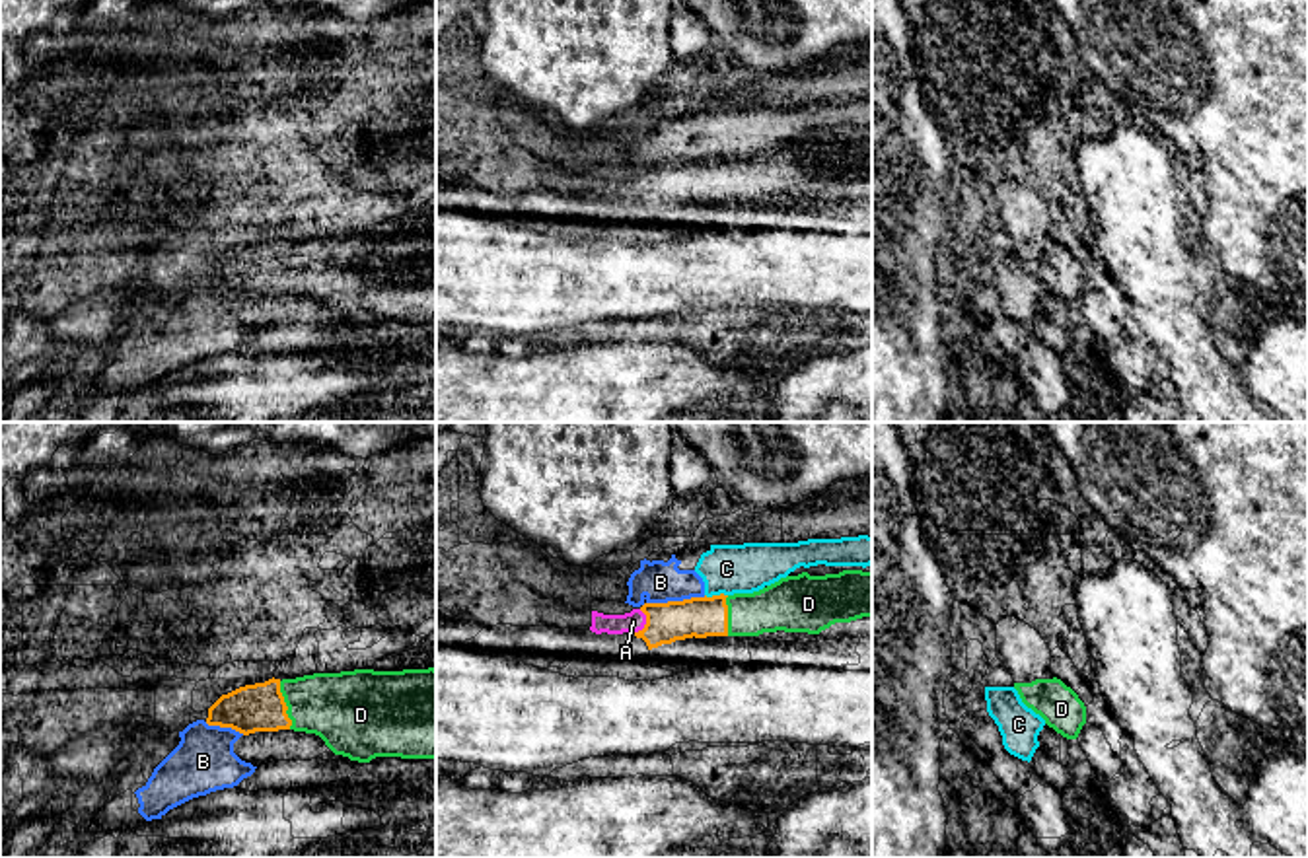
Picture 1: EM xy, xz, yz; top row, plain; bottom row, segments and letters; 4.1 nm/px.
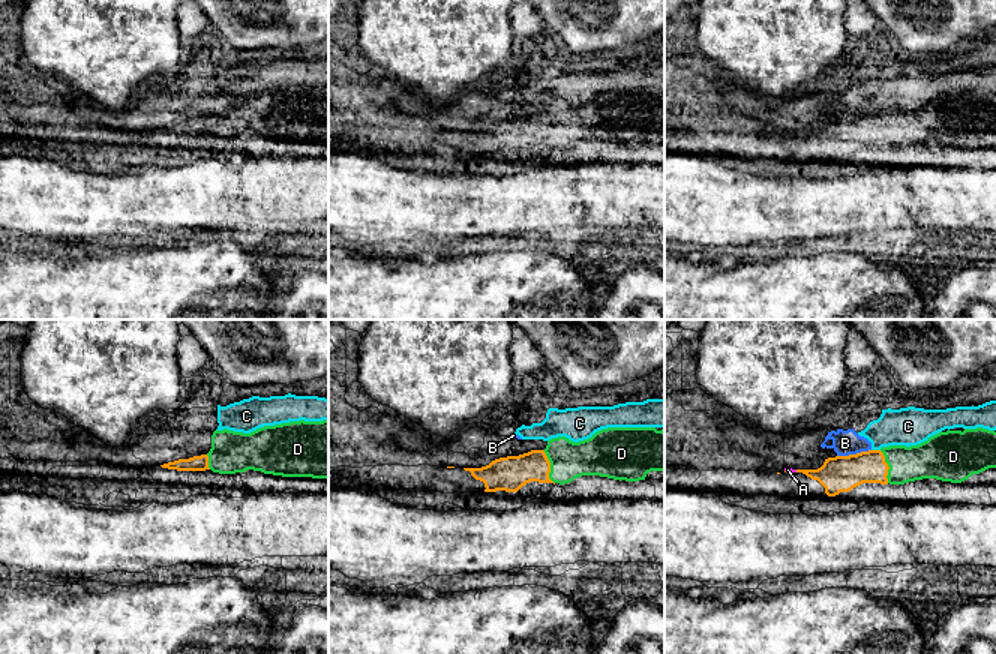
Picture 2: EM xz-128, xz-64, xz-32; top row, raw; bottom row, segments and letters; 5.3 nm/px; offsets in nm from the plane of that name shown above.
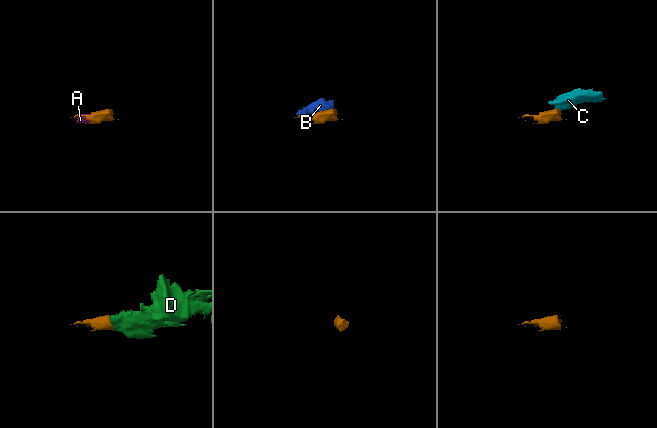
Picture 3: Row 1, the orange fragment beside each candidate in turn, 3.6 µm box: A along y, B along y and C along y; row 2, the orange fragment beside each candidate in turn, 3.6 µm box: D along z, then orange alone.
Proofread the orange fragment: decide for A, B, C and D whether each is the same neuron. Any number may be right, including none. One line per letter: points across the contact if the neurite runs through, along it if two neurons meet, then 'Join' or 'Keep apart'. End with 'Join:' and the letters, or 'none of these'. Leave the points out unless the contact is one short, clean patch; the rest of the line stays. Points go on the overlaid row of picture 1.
A: Path across: xz (699, 617), (645, 627), (633, 621). Join
B: Boundary: xz (705, 596), (647, 602), (643, 606). Keep apart
C: Boundary: xz (705, 594), (726, 596). Keep apart
D: Path across: xy (259, 707), (285, 705), (345, 709). Join
Join: A, D

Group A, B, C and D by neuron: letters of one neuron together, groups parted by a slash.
A D / B / C

